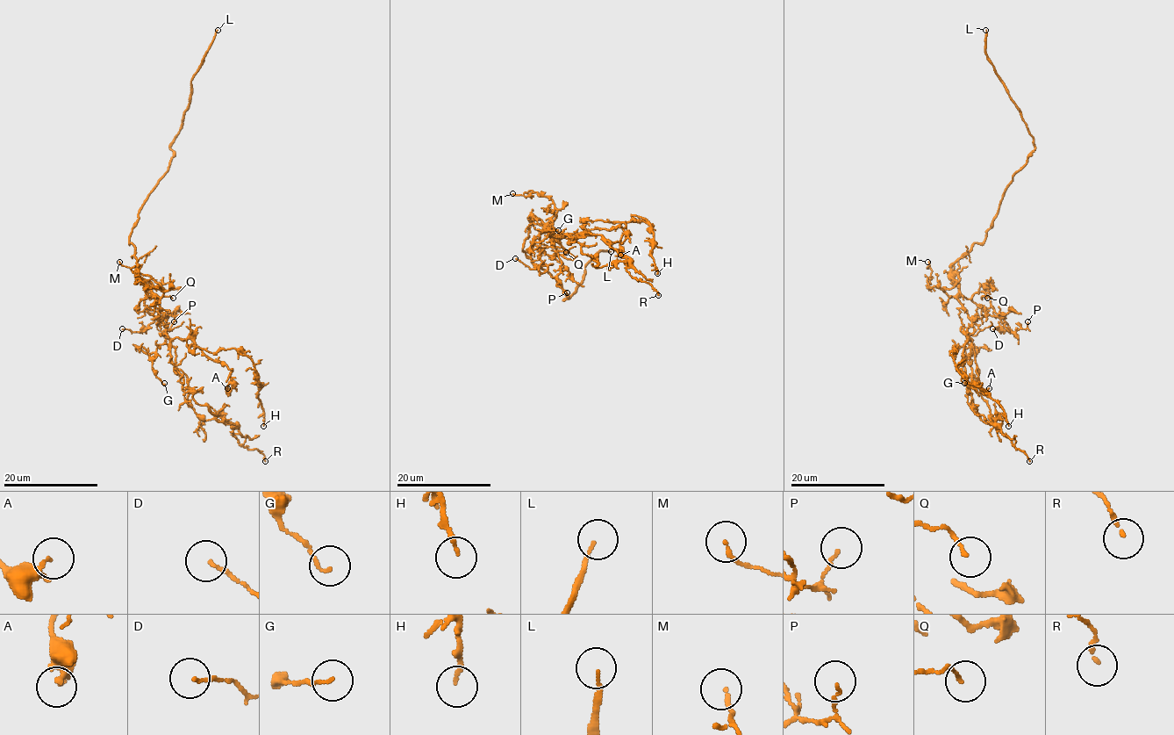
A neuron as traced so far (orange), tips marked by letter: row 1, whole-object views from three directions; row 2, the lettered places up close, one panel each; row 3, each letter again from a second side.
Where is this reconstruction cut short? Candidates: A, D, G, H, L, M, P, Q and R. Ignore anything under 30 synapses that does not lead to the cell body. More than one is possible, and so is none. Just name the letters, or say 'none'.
L

